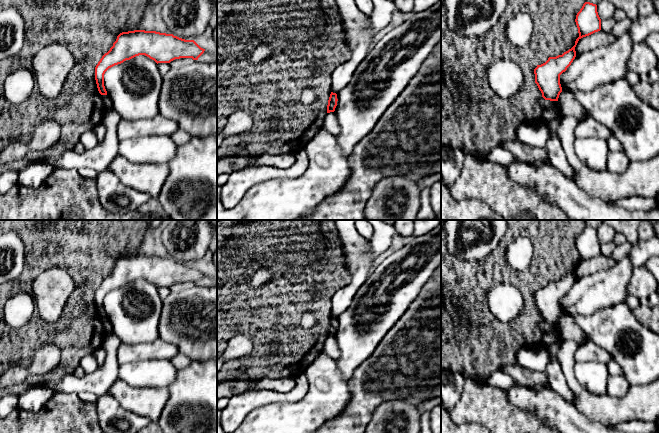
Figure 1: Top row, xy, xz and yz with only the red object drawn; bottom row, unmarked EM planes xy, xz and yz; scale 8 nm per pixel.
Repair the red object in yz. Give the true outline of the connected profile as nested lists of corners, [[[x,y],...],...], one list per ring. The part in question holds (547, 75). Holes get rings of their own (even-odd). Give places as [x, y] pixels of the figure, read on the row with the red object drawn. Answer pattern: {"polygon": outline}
{"polygon": [[[585,2],[577,13],[575,22],[579,33],[575,45],[562,55],[549,57],[545,63],[537,65],[534,69],[535,83],[545,100],[558,101],[562,92],[560,75],[567,70],[575,59],[575,47],[578,41],[601,30],[601,19],[597,12],[597,5]]]}

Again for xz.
{"polygon": [[[331,92],[327,105],[327,113],[335,111],[335,108],[337,106],[337,101],[338,101],[337,94]]]}

